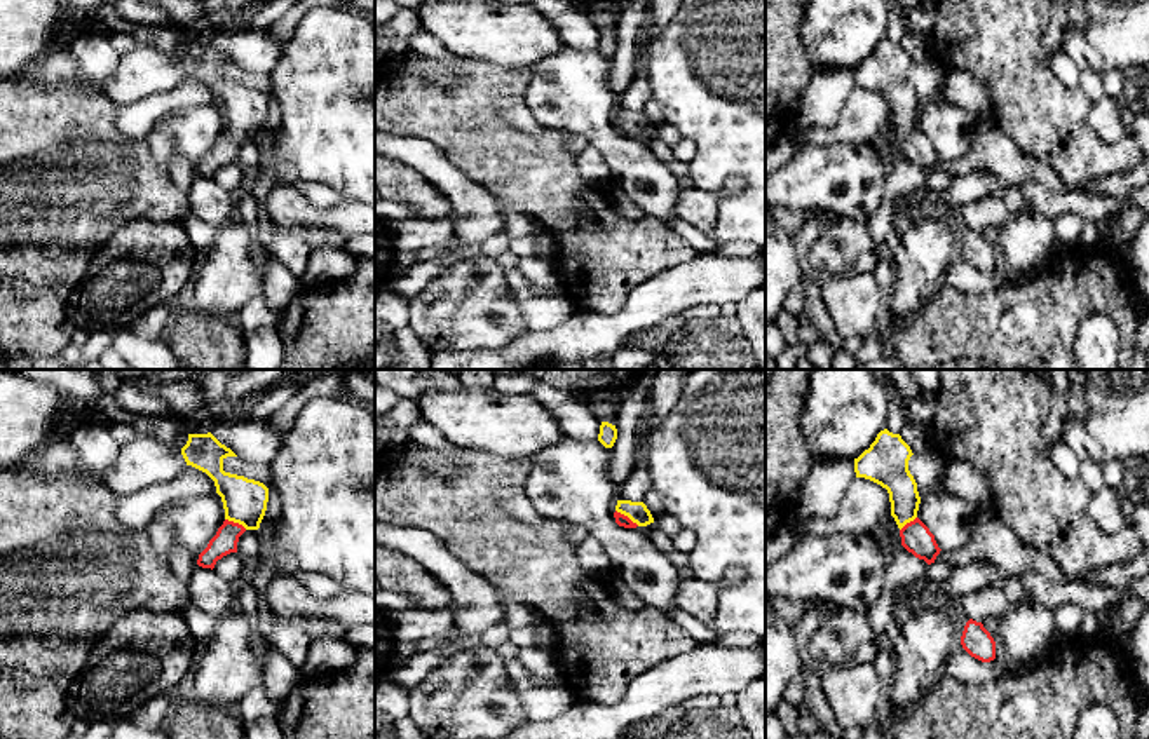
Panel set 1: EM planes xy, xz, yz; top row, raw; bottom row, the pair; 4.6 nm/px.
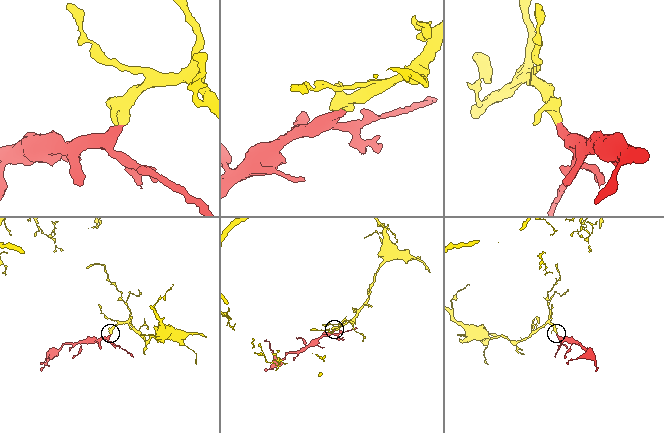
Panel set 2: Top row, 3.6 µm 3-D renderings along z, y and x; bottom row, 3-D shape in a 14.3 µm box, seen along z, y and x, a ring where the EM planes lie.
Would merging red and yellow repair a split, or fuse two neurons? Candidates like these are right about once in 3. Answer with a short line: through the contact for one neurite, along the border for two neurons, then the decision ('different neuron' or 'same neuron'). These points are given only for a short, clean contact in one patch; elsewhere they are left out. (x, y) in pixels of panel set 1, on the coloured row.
xz (621, 520), (626, 516), (637, 511) | same neuron

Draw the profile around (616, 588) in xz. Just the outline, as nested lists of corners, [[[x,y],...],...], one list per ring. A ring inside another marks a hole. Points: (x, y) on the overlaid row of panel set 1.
[[[607,573],[602,577],[603,580],[603,586],[608,593],[608,596],[624,610],[631,610],[631,612],[636,612],[636,610],[642,610],[645,608],[645,601],[636,596],[622,579],[619,579],[617,575],[614,573]]]

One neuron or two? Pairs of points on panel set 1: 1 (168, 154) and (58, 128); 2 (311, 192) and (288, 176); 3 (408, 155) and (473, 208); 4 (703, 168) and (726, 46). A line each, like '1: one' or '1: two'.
1: two
2: one
3: one
4: one

